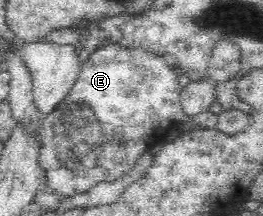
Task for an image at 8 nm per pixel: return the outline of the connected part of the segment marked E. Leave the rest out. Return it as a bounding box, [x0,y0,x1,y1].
[38,46,194,197]

